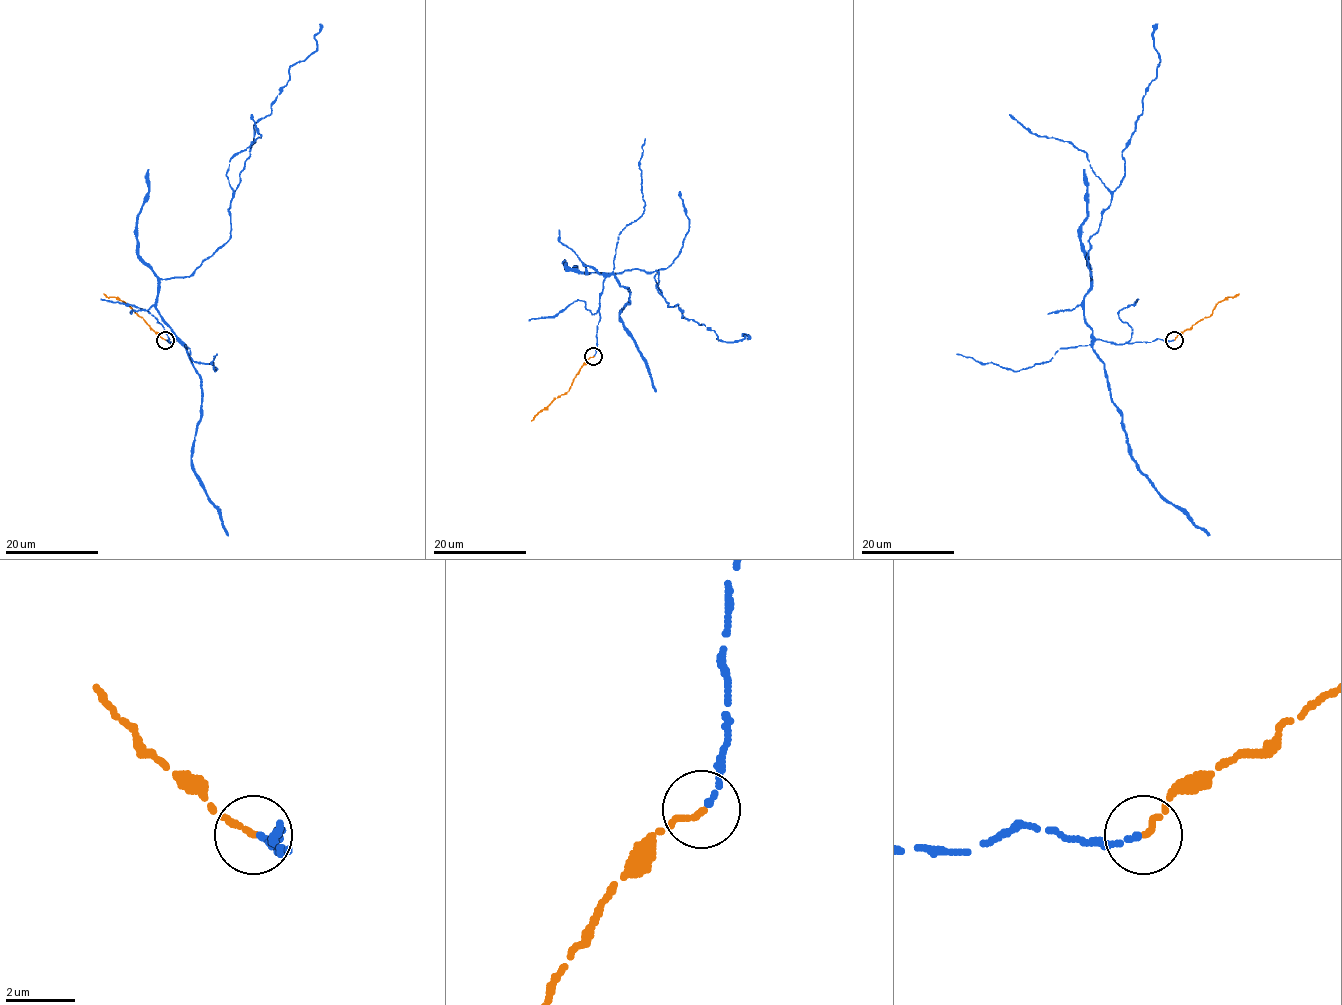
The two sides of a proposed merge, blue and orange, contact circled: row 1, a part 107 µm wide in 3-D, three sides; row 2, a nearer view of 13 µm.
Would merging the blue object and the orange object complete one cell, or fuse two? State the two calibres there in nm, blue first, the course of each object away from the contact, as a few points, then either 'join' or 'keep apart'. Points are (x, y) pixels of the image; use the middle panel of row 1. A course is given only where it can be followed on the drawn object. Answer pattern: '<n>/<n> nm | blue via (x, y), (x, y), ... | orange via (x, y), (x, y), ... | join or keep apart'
170/180 nm | blue via (594, 355), (605, 277), (584, 265), (657, 271), (657, 291), (681, 318), (719, 340), (747, 339) | orange via (593, 355), (581, 366), (570, 389), (531, 421) | join

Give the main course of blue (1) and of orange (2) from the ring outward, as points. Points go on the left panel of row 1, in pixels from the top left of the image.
1: (166, 339), (177, 338), (156, 307), (160, 280), (188, 276), (229, 239), (253, 125), (317, 46), (319, 24)
2: (165, 339), (124, 302), (103, 294)

